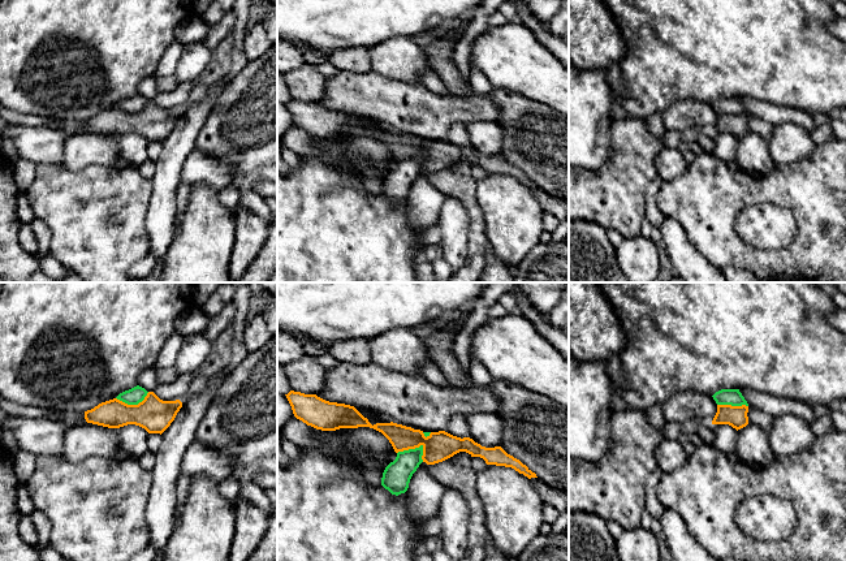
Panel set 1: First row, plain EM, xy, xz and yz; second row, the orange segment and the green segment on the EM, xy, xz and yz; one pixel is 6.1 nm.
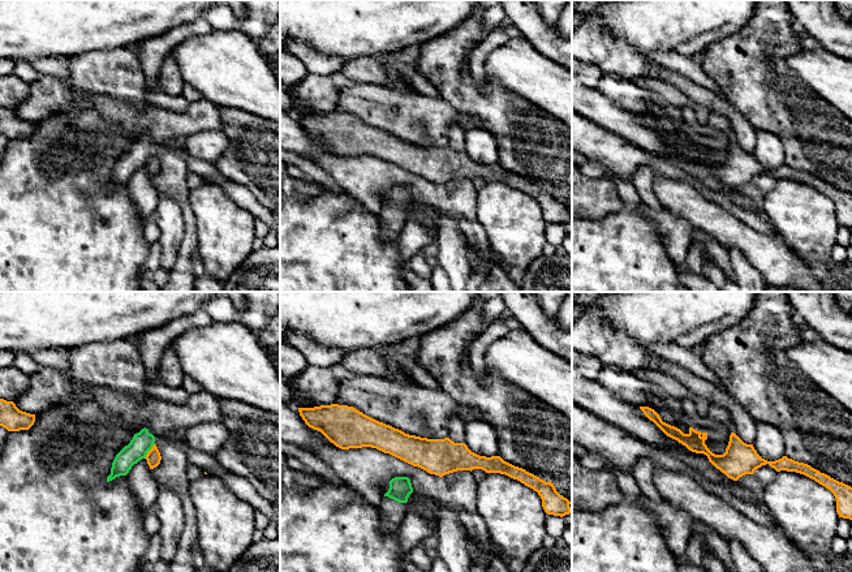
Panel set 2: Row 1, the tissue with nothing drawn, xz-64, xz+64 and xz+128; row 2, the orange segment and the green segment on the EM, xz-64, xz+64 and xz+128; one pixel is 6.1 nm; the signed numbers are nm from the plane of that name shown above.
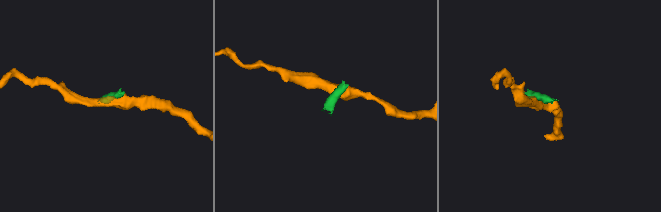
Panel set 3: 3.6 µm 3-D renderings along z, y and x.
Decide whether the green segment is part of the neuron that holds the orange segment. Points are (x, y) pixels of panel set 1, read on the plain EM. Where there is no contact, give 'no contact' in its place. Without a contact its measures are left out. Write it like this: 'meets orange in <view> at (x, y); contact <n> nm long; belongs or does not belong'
meets orange in xz at (410, 156); contact 180 nm long; does not belong

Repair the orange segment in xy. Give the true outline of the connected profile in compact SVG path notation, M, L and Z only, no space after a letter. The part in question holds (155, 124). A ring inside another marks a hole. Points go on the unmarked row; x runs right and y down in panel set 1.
M148 100L138 113L128 113L117 107L102 111L85 120L85 128L87 131L108 137L135 133L148 142L161 143L174 129L181 116L180 108L163 109L154 100Z

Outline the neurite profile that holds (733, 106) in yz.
M721 98L716 100L712 105L717 113L748 115L739 98Z

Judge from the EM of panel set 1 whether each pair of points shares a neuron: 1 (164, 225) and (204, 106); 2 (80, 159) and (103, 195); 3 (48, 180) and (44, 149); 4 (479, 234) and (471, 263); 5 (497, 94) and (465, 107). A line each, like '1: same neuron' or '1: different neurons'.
1: same neuron
2: different neurons
3: different neurons
4: same neuron
5: different neurons

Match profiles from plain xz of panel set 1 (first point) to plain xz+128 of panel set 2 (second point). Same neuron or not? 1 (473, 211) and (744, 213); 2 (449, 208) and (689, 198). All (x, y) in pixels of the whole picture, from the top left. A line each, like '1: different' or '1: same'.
1: same
2: different

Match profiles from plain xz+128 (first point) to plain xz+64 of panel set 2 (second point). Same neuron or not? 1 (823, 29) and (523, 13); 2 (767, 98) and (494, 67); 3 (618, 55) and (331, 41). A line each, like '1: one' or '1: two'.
1: one
2: two
3: two

